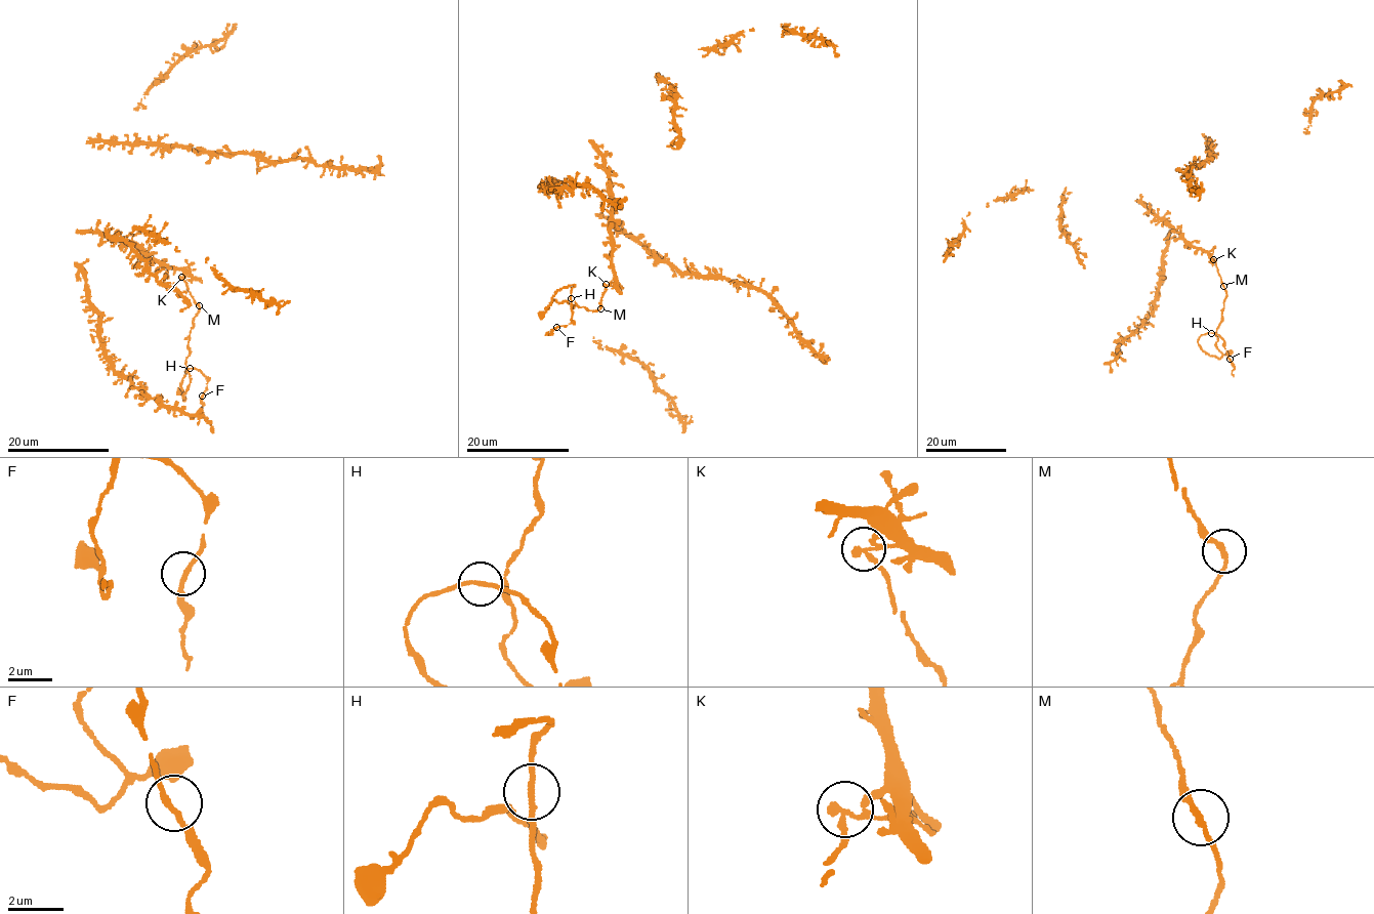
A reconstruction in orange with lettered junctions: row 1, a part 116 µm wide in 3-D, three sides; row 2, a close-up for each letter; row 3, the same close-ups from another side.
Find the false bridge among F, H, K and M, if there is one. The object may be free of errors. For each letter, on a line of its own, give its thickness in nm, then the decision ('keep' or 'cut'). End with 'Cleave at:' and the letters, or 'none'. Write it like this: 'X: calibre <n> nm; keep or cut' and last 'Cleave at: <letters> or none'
F: calibre 180 nm; keep
H: calibre 150 nm; keep
K: calibre 190 nm; cut
M: calibre 190 nm; keep
Cleave at: K

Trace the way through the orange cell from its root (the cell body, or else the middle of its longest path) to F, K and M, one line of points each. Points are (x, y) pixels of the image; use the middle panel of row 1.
F: (622, 209), (614, 200), (599, 309), (545, 309), (561, 288), (574, 284), (571, 323), (556, 327)
K: (622, 209), (614, 200), (609, 221), (614, 278), (606, 285)
M: (622, 209), (614, 200), (609, 221), (614, 275), (601, 294), (600, 308)

